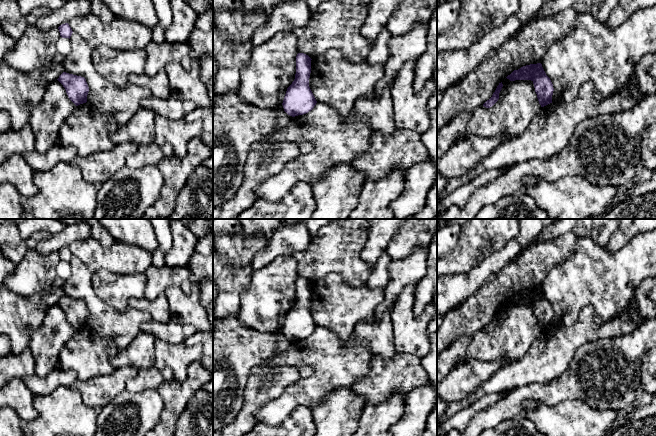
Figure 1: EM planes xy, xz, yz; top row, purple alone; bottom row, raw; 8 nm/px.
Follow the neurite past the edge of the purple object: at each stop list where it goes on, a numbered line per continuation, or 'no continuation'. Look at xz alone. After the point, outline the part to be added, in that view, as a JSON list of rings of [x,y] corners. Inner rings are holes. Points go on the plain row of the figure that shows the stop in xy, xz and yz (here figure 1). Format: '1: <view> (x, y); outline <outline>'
no continuation

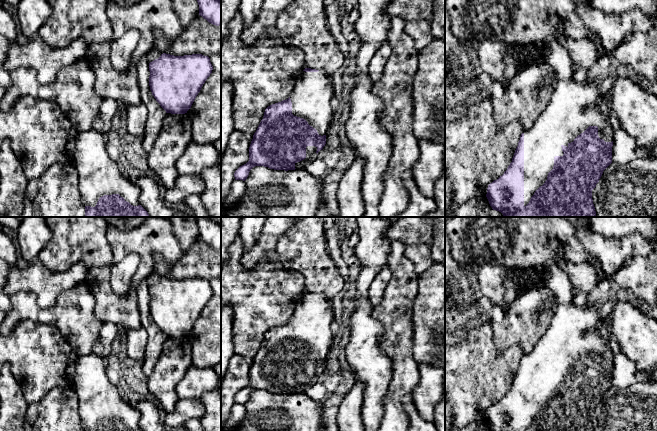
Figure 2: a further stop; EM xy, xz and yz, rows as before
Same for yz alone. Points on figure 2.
1: yz (573, 331); outline [[[556,263],[545,267],[544,284],[554,293],[556,306],[554,316],[547,332],[538,344],[524,354],[524,430],[535,415],[547,404],[548,397],[553,393],[554,381],[563,380],[562,369],[567,370],[583,357],[589,350],[598,351],[598,360],[605,366],[613,365],[614,353],[609,341],[599,334],[599,325],[604,324],[610,331],[610,316],[603,318],[600,308],[587,305],[579,307],[574,303],[576,294],[568,275]]]

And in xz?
1: xz (313, 323); outline [[[302,295],[290,323],[292,338],[305,343],[319,359],[326,359],[335,333],[334,312],[328,298]]]

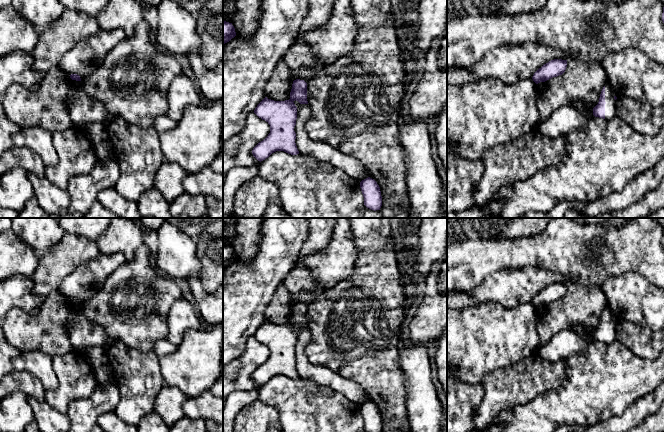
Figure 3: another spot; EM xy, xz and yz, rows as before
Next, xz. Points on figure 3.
no continuation

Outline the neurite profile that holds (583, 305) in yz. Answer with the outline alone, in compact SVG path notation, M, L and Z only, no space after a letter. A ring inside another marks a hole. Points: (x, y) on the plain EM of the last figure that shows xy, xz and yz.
M568 283L562 299L536 308L539 347L548 343L559 331L568 329L573 324L582 324L594 332L606 306L607 300L601 287Z

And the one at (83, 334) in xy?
M72 304L67 336L73 351L81 354L90 347L100 347L108 352L117 342L102 326L90 322L84 315L82 305L76 304Z

